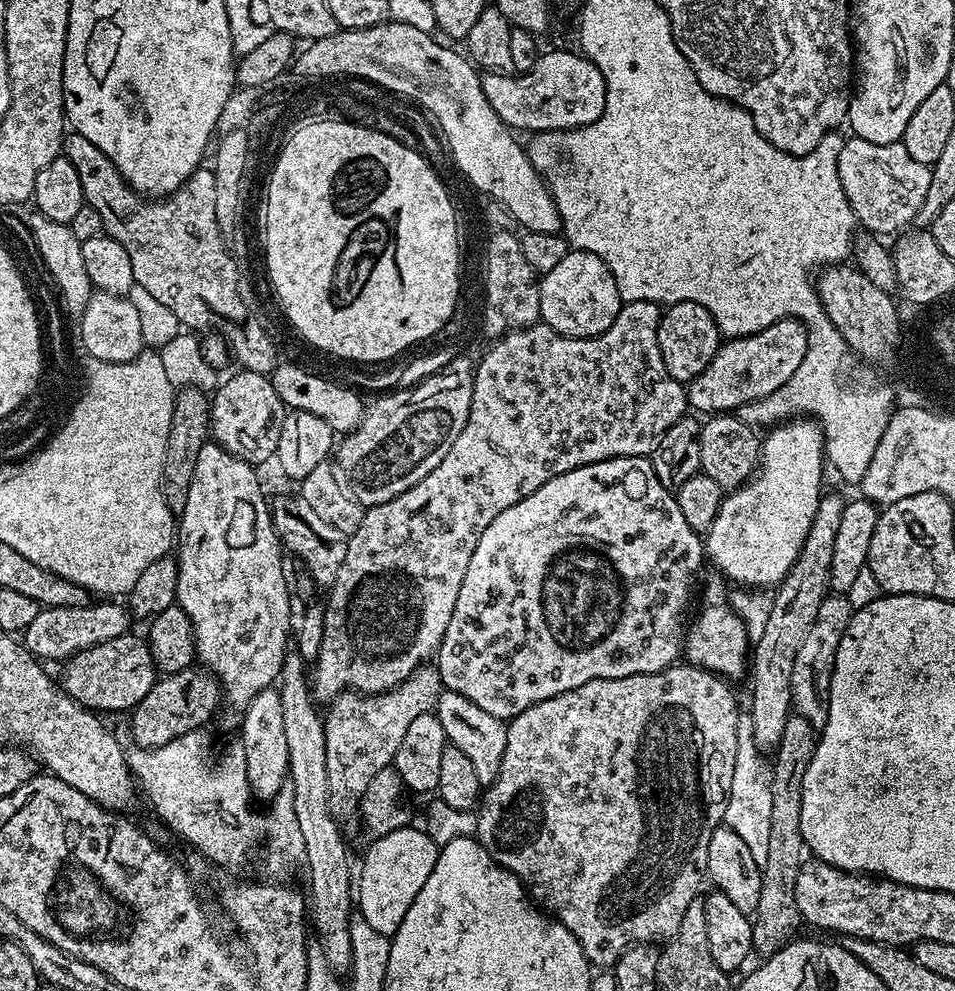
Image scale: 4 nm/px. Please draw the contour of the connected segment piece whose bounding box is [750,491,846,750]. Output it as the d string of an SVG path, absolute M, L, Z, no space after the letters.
M825 491L814 510L814 522L810 522L810 534L802 542L802 550L790 566L786 578L775 589L773 606L766 623L762 638L754 641L750 654L750 677L752 676L752 707L750 713L754 724L754 740L760 750L775 750L782 738L783 727L792 706L792 679L794 678L794 658L802 646L814 618L818 615L818 606L822 606L825 596L829 595L828 578L830 561L834 555L834 541L838 535L838 526L842 519L845 497L836 492Z

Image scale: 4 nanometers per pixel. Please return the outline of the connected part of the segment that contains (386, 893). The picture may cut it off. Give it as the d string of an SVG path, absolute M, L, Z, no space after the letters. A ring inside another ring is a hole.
M405 826L388 833L385 836L377 836L371 842L372 845L364 852L364 865L358 868L358 916L359 919L370 922L378 934L391 937L402 926L402 918L406 918L406 910L410 910L410 902L422 890L426 878L430 878L430 870L434 870L434 862L438 858L440 848L423 827Z

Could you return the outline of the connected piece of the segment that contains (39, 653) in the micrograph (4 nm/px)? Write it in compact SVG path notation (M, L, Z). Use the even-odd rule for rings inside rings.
M89 602L86 606L66 606L65 608L41 607L38 618L30 622L22 633L22 643L33 656L41 661L67 661L69 656L82 650L90 650L90 646L98 646L102 642L110 642L110 638L118 638L129 631L130 613L120 602Z

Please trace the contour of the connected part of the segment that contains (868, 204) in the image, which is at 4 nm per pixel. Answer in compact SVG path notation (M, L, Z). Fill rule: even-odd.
M852 136L845 139L842 154L838 154L838 178L842 178L842 190L846 190L846 198L854 206L859 227L864 230L885 228L888 232L899 233L907 229L915 221L922 202L926 202L931 177L931 167L910 158L910 150L906 150L902 142L879 144Z

